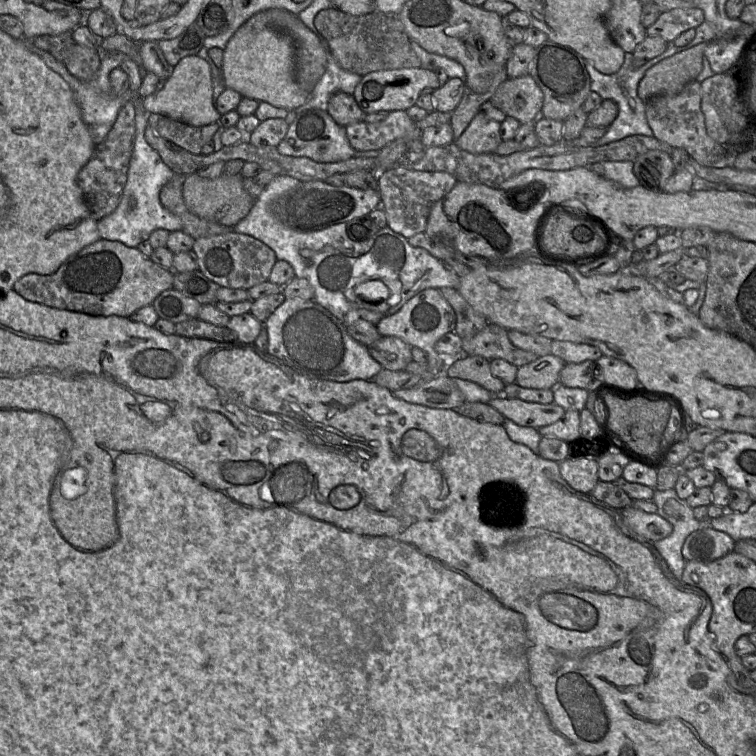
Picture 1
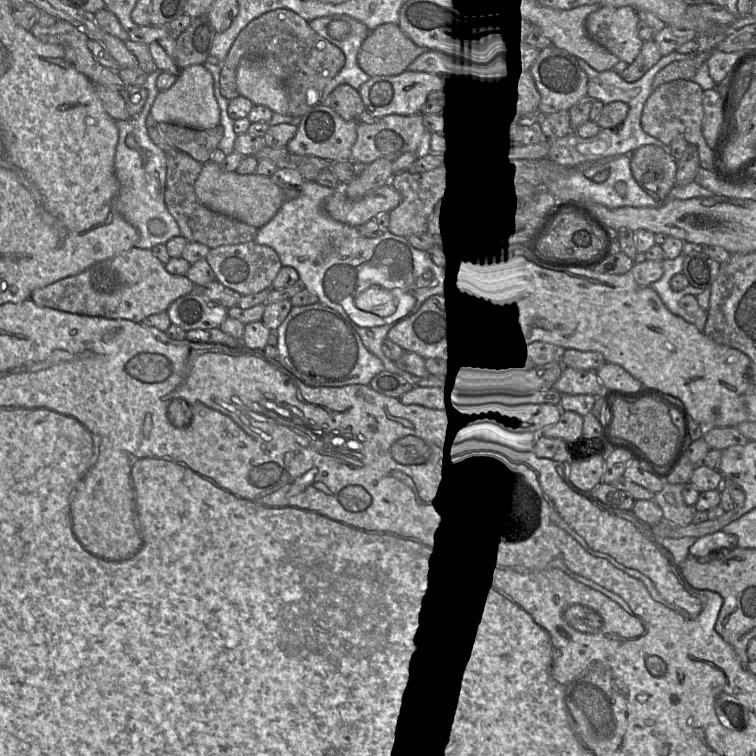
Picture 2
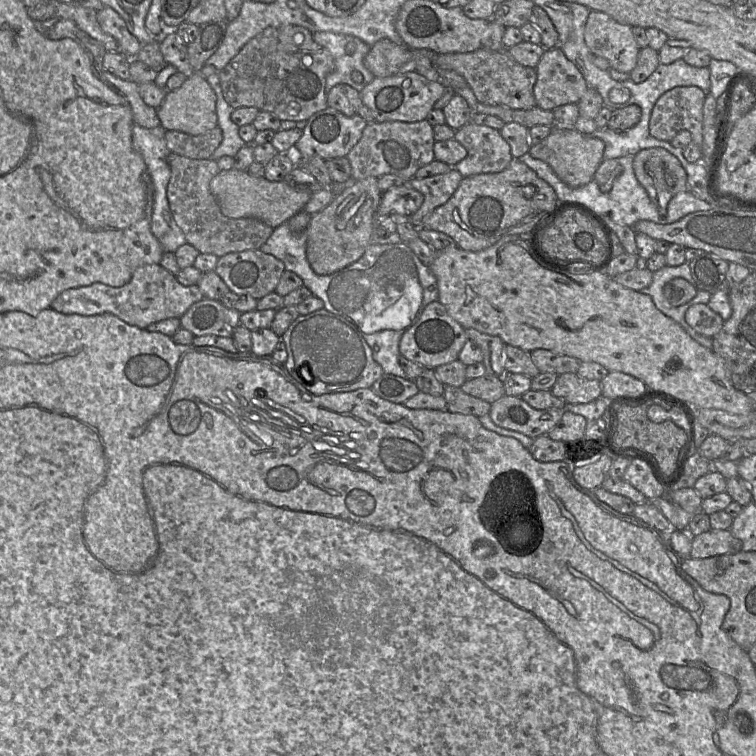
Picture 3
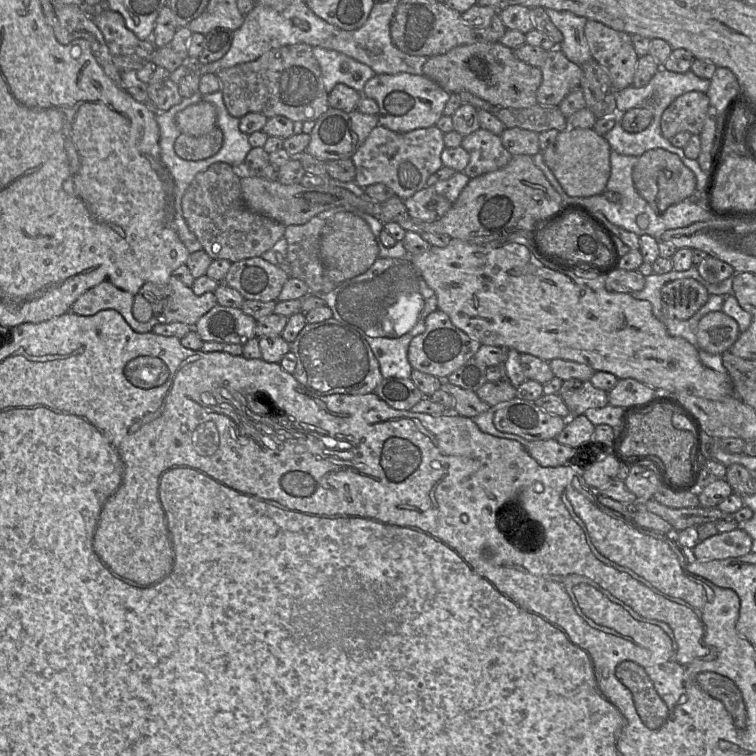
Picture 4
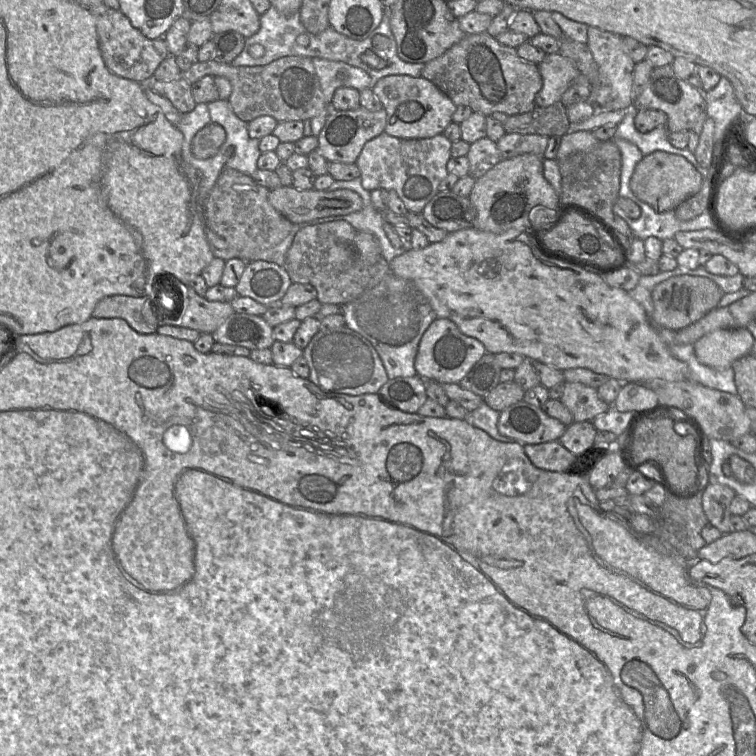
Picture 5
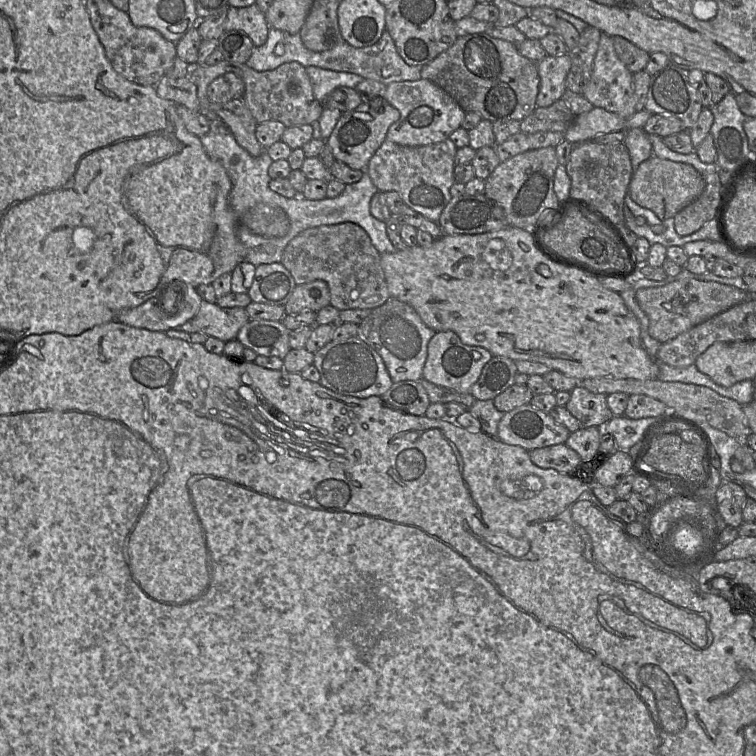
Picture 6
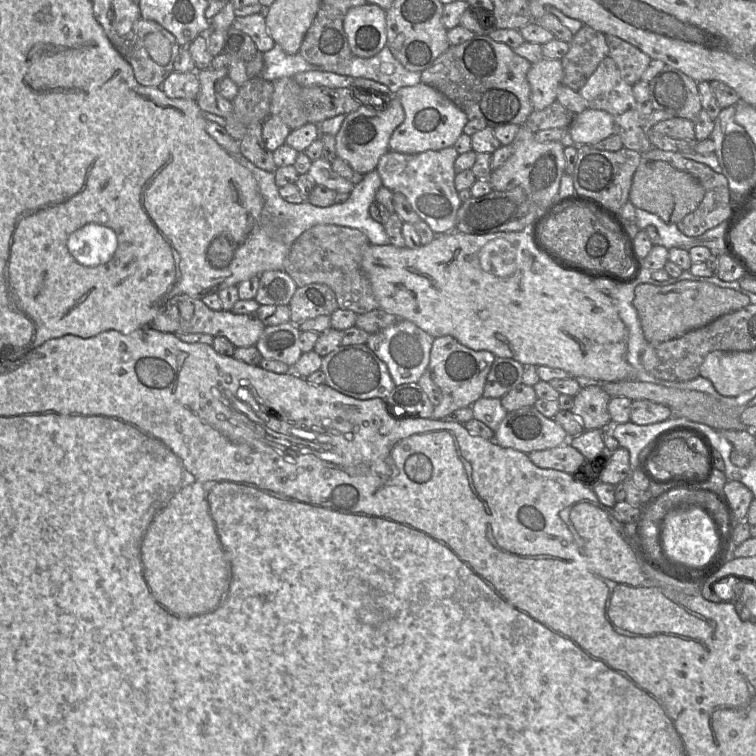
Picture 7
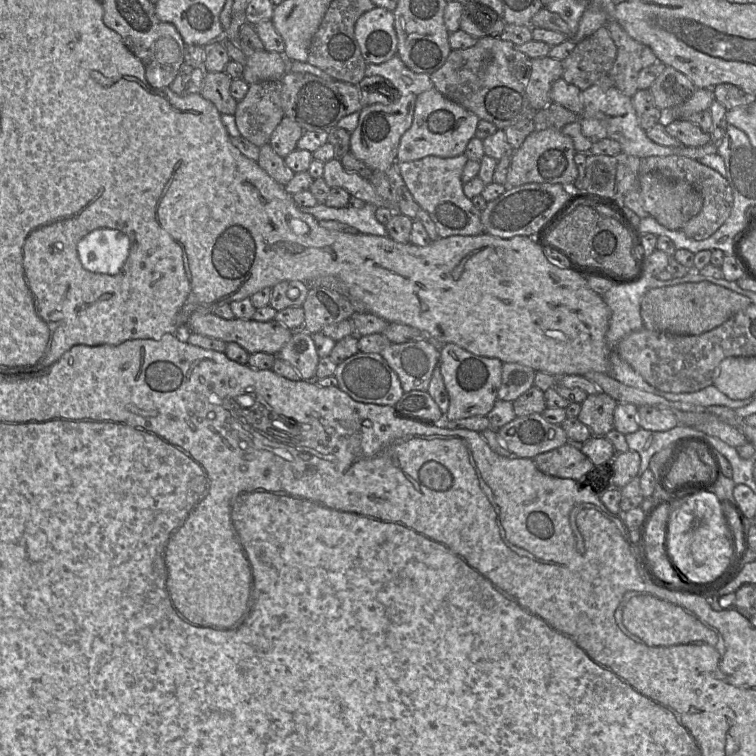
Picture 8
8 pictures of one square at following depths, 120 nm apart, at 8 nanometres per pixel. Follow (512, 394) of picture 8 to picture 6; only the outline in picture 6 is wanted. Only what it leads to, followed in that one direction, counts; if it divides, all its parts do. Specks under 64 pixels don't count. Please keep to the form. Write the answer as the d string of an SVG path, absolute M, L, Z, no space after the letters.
M493 356L483 367L478 380L472 385L469 393L476 400L493 400L505 389L515 384L517 373L514 360Z

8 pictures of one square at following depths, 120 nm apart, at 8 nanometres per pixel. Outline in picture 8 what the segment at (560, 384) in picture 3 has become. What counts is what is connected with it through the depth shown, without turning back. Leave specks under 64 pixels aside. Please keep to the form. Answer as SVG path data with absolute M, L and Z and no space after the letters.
M604 392L588 395L581 403L578 415L580 422L591 430L594 436L606 436L614 429L614 410L618 402Z

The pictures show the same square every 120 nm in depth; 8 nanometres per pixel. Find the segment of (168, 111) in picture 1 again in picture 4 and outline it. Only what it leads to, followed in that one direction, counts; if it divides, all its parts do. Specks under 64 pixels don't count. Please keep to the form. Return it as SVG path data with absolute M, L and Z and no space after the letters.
M199 101L186 106L175 117L177 127L182 134L200 137L217 127L215 107L207 101Z

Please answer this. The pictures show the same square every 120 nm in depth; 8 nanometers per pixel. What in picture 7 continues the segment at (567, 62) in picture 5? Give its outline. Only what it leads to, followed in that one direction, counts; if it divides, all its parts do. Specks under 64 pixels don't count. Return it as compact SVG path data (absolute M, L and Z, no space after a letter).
M543 58L531 64L527 80L531 89L534 110L542 110L556 101L557 90L562 84L563 66L559 59Z

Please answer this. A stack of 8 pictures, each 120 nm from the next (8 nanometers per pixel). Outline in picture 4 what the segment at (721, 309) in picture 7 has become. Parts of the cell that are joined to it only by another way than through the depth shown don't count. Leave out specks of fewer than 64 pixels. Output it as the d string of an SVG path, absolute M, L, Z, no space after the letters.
M693 278L670 281L660 293L664 315L678 320L690 319L710 297L707 289Z

